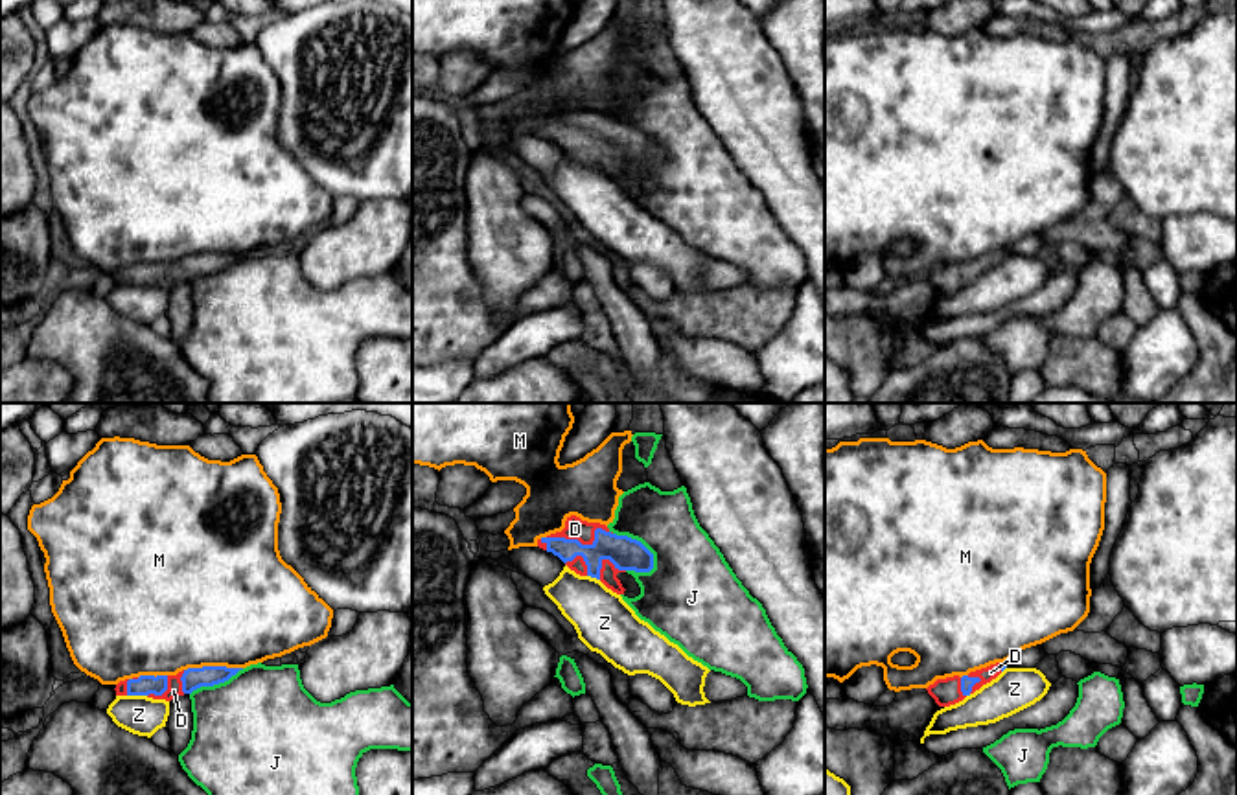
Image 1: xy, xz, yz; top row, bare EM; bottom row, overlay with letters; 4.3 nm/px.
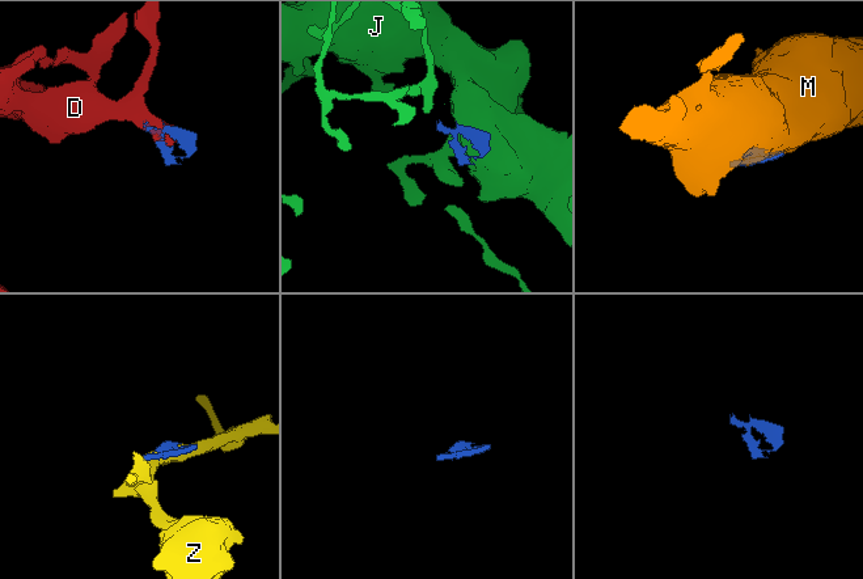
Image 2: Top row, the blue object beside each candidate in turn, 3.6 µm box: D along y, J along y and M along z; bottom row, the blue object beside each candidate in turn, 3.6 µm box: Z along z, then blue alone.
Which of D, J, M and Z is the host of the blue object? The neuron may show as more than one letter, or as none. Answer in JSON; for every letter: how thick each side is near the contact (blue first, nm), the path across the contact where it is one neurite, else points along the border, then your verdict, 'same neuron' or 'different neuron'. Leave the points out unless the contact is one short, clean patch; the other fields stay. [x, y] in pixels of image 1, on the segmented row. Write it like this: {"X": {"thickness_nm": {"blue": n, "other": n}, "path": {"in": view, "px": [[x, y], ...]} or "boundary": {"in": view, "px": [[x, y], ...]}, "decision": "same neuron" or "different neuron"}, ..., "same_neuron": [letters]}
{"D": {"thickness_nm": {"blue": 140, "other": 100}, "decision": "same neuron"}, "J": {"thickness_nm": {"blue": 140, "other": 320}, "decision": "different neuron"}, "M": {"thickness_nm": {"blue": 100, "other": 500}, "decision": "different neuron"}, "Z": {"thickness_nm": {"blue": 90, "other": 170}, "decision": "different neuron"}, "same_neuron": ["D"]}

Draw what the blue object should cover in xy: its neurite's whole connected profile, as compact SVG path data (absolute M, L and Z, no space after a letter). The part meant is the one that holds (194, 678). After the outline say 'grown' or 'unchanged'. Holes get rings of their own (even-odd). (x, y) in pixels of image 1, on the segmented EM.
M202 666L182 670L177 675L140 675L120 681L114 690L116 696L147 696L171 701L179 696L191 694L201 686L225 683L239 670L243 668Z | grown

